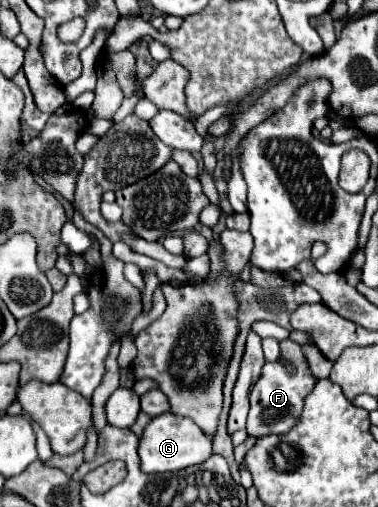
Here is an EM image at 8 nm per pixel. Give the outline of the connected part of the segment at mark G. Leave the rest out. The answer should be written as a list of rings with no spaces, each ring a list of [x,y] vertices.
[[[161,413],[145,427],[143,437],[139,441],[139,457],[141,469],[145,473],[165,473],[165,471],[181,471],[191,465],[205,463],[211,457],[211,439],[201,433],[201,429],[189,419],[173,413]]]

